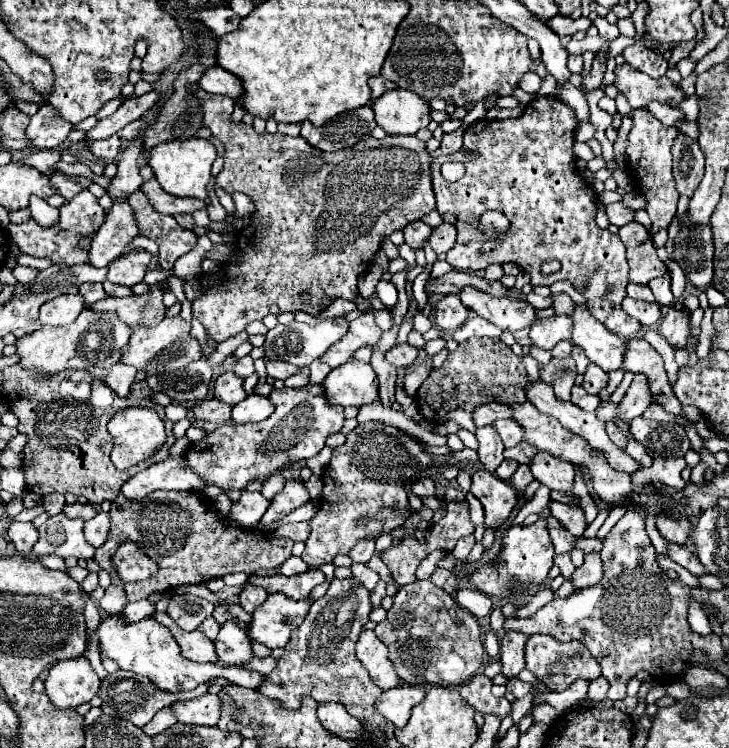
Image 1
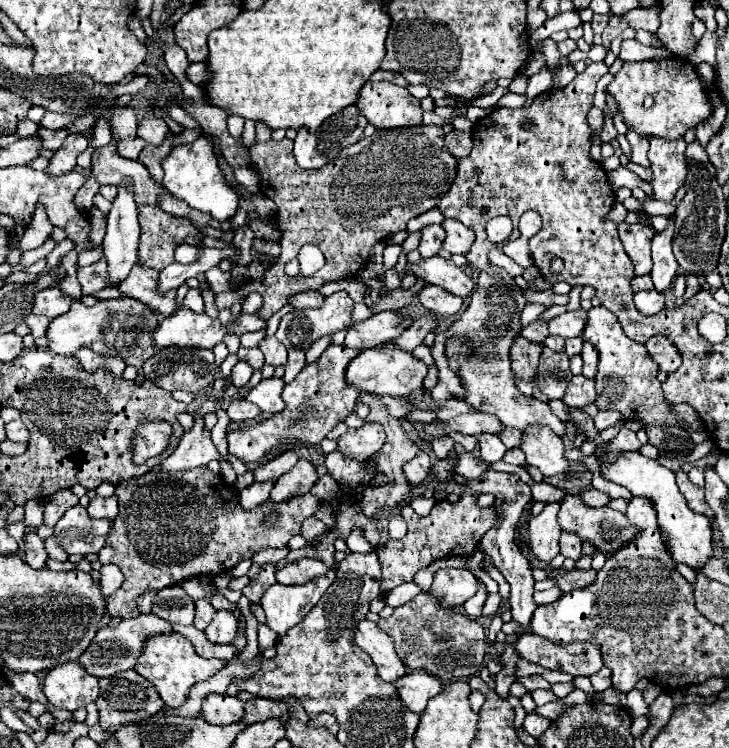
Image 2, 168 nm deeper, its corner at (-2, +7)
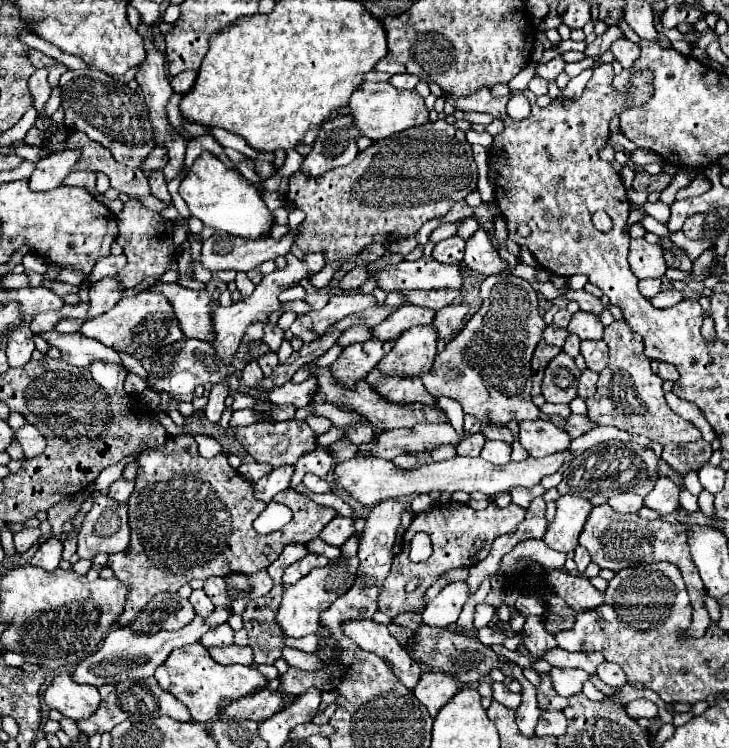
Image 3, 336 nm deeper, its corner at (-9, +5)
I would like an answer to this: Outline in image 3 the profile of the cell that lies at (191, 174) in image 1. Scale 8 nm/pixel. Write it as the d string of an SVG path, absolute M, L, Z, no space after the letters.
M202 152L190 166L186 178L180 182L180 196L188 204L194 218L200 218L204 226L256 240L272 228L272 212L266 208L260 192L248 186L238 172L226 168L212 152Z

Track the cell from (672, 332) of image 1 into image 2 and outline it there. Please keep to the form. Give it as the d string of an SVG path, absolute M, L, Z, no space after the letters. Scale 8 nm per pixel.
M655 336L651 342L645 344L645 348L647 348L647 354L651 356L651 360L659 366L659 370L669 374L681 366L677 348L669 340L663 340L663 336Z

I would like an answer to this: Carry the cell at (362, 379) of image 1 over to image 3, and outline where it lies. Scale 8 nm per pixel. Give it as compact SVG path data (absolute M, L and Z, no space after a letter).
M414 326L396 338L392 350L378 362L378 370L386 376L414 378L430 370L436 356L434 326Z

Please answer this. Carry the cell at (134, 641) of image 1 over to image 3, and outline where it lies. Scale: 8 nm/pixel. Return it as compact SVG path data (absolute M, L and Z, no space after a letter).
M198 642L174 650L174 654L170 654L170 658L166 658L166 662L162 666L158 666L154 678L158 680L162 690L176 696L190 710L190 716L196 722L212 720L218 714L220 698L228 696L232 700L238 700L238 698L246 696L248 692L266 686L264 676L256 668L242 666L242 664L222 666L216 660L212 660L210 654L204 650L204 646Z

